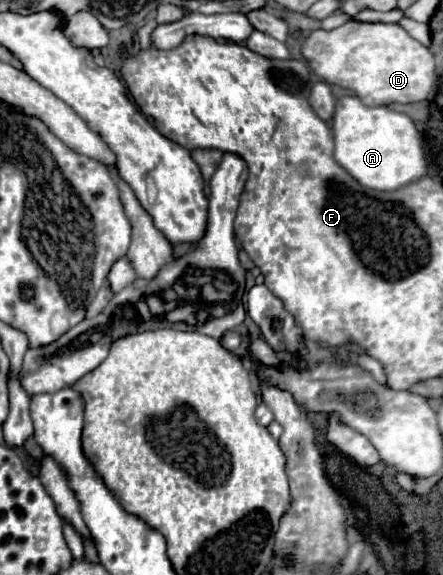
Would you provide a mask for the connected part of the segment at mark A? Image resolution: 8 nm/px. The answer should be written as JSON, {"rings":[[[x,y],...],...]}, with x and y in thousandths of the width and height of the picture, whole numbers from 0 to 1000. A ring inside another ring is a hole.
{"rings":[[[801,165],[761,172],[747,228],[756,242],[756,280],[819,325],[851,332],[905,329],[964,301],[955,256],[937,214],[914,197],[878,186],[828,186]]]}

